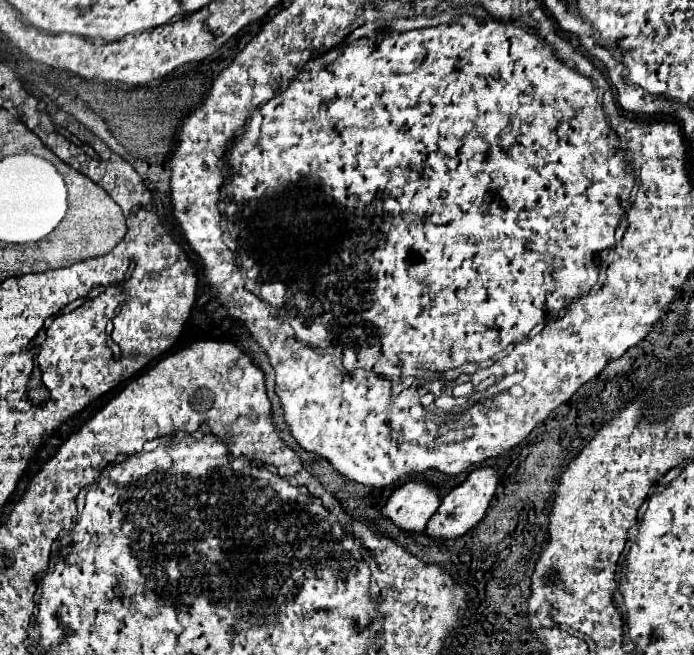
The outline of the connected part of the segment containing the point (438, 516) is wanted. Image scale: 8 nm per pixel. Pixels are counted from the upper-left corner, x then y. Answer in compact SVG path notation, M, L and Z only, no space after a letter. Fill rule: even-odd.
M483 465L475 471L471 471L469 477L461 485L457 485L449 495L443 497L439 511L427 523L427 535L455 539L455 537L461 537L463 533L467 533L473 525L477 525L483 519L483 515L495 495L497 485L499 485L499 467L497 465Z

